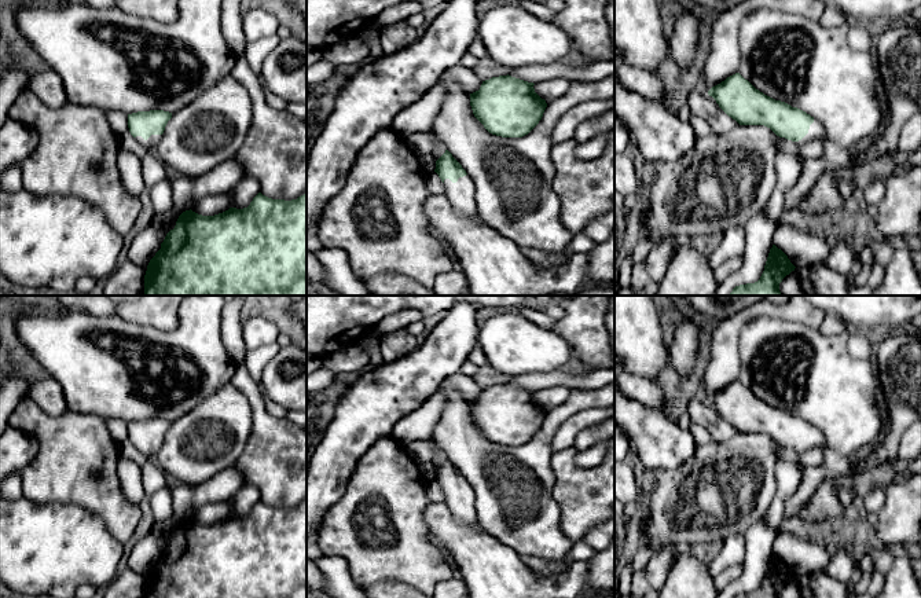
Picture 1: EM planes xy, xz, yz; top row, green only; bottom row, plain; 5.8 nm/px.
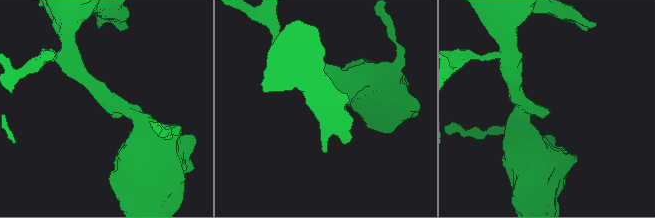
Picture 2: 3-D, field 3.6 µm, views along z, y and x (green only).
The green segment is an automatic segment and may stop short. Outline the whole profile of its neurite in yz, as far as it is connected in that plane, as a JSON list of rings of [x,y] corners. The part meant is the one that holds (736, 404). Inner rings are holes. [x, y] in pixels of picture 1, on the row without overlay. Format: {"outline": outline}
{"outline": [[[740,381],[712,395],[708,403],[740,433],[764,433],[799,454],[814,447],[825,448],[823,434],[817,426],[764,403]]]}

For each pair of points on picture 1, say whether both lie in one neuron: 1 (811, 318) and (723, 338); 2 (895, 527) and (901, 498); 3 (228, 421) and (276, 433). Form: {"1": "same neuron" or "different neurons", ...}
{"1": "same neuron", "2": "same neuron", "3": "different neurons"}

